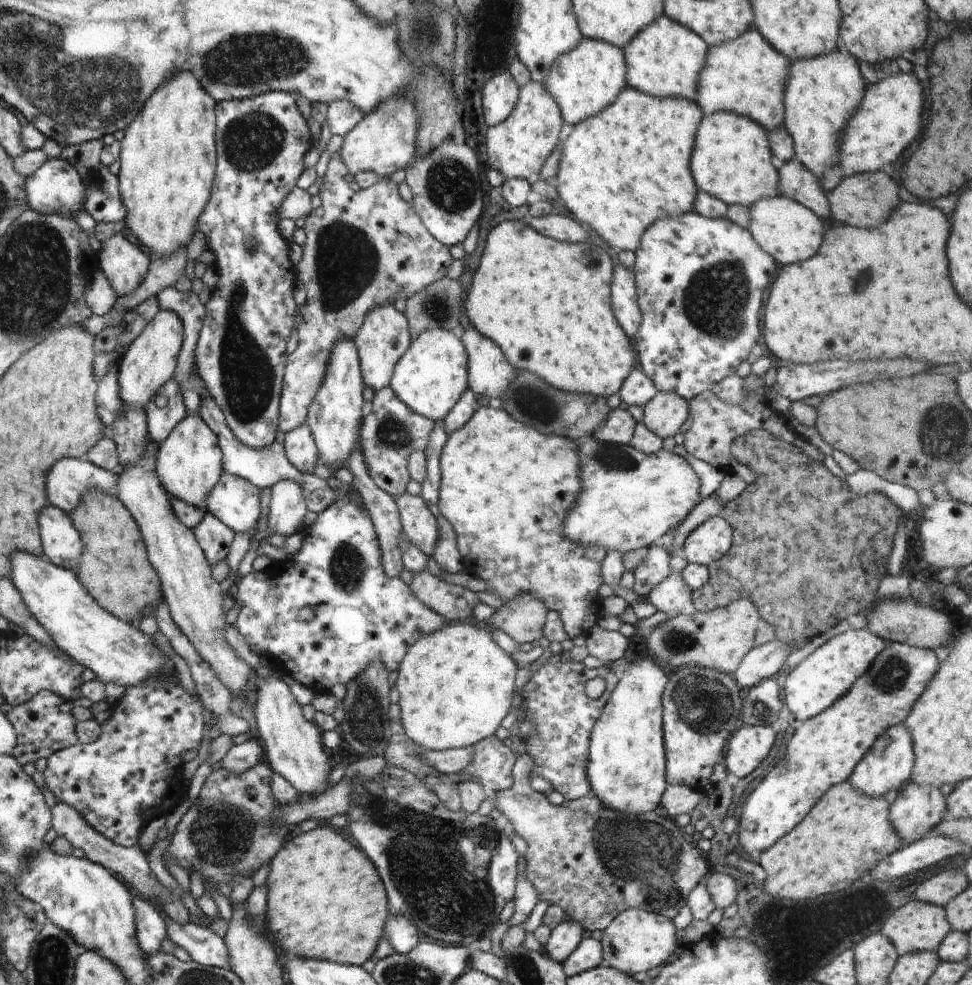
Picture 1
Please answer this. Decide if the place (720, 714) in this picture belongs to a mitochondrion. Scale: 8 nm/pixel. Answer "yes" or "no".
yes

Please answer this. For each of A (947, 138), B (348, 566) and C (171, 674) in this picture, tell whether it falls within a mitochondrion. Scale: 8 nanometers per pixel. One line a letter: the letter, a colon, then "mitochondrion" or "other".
A: other
B: mitochondrion
C: other

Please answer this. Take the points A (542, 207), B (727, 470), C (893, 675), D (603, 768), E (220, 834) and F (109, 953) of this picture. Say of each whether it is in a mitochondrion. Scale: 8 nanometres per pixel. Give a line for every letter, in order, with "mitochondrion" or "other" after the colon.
A: other
B: other
C: mitochondrion
D: other
E: mitochondrion
F: other

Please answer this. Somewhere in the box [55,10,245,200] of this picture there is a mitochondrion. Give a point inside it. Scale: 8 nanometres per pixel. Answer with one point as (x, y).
(96, 180)

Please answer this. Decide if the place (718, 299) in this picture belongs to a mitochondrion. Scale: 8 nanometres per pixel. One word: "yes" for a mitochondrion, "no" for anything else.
yes

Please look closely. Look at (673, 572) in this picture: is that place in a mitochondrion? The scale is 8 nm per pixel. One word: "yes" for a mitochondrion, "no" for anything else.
no

